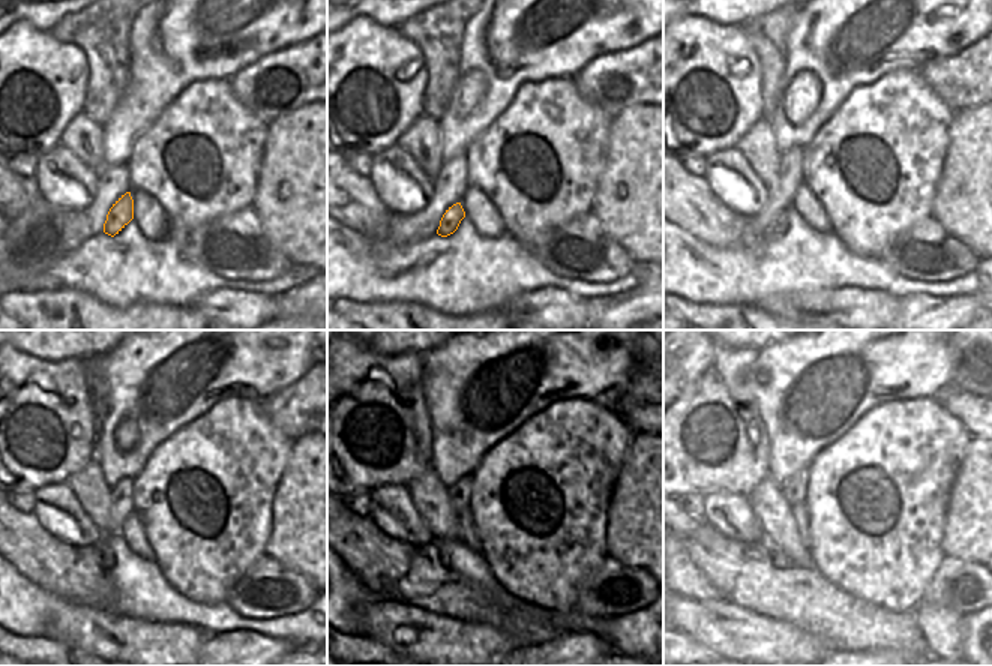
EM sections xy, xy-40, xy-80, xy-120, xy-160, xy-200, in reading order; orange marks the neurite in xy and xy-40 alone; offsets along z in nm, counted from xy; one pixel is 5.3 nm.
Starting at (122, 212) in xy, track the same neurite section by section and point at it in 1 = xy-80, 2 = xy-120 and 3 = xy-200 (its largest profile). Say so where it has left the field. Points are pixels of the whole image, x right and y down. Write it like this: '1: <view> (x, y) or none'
1: xy-80 (781, 225)
2: xy-120 (108, 560)
3: xy-200 (776, 557)

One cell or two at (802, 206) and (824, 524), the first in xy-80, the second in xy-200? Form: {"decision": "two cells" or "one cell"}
{"decision": "two cells"}

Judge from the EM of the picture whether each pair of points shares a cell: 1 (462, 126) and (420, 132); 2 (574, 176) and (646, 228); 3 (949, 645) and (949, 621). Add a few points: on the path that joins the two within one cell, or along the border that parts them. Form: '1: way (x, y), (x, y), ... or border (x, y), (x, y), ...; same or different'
1: border (435, 120), (443, 161); different
2: border (607, 158), (593, 197), (592, 212); different
3: way (949, 639), (949, 627); same

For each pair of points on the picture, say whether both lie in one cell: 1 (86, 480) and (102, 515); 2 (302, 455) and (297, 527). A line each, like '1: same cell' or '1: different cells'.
1: same cell
2: same cell

